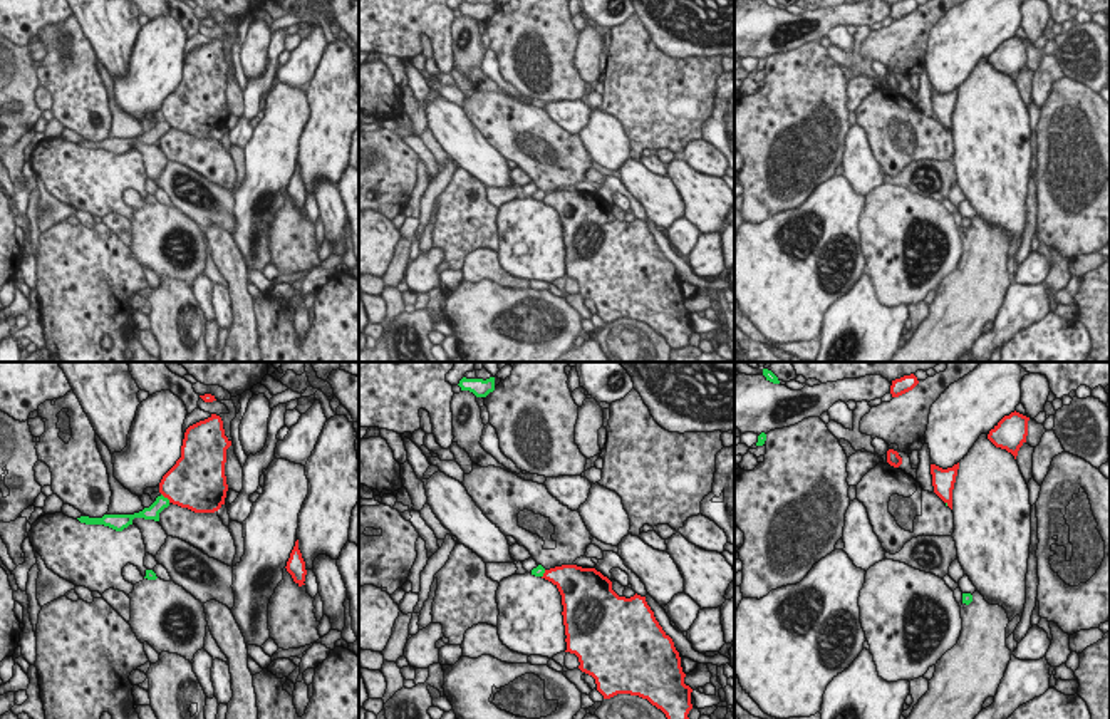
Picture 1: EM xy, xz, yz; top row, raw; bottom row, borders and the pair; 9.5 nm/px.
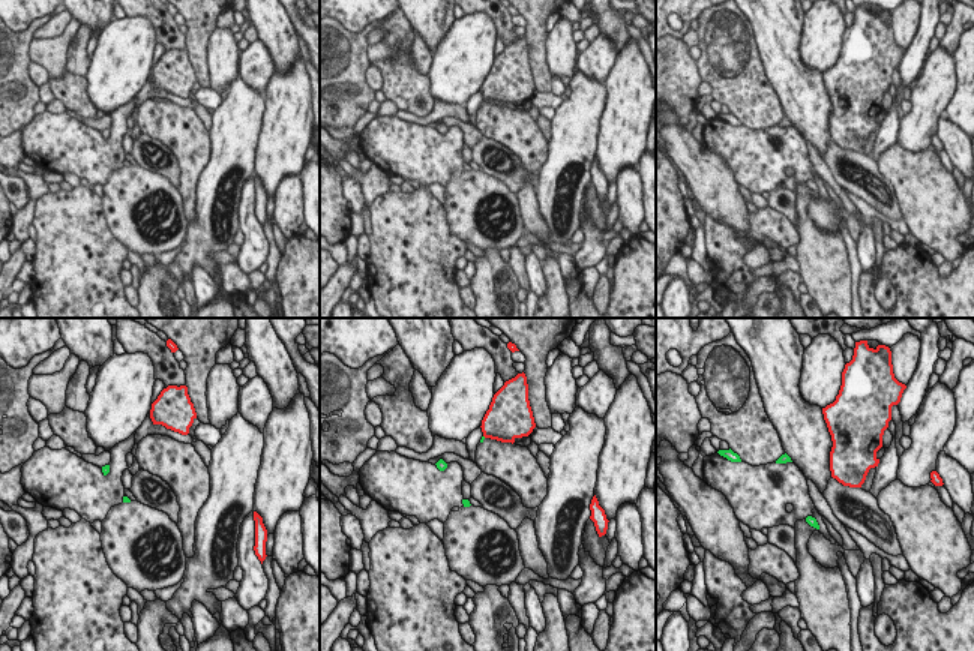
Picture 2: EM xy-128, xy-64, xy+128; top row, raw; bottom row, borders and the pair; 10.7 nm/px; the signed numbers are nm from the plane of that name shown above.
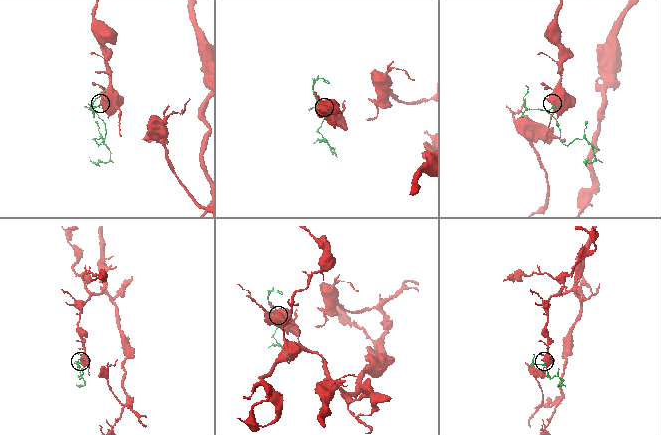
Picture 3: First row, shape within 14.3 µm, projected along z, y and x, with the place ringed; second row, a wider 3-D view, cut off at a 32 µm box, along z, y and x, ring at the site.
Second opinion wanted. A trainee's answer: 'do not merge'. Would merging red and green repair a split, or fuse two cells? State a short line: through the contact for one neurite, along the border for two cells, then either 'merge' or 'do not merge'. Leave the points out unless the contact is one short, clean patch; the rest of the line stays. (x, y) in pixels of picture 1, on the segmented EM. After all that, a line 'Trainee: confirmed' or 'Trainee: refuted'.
line xy (161, 493), (170, 501); do not merge
Trainee: confirmed

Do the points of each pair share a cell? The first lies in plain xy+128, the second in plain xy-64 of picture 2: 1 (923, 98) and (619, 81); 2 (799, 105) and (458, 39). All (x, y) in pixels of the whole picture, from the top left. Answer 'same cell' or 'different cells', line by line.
1: different cells
2: different cells

